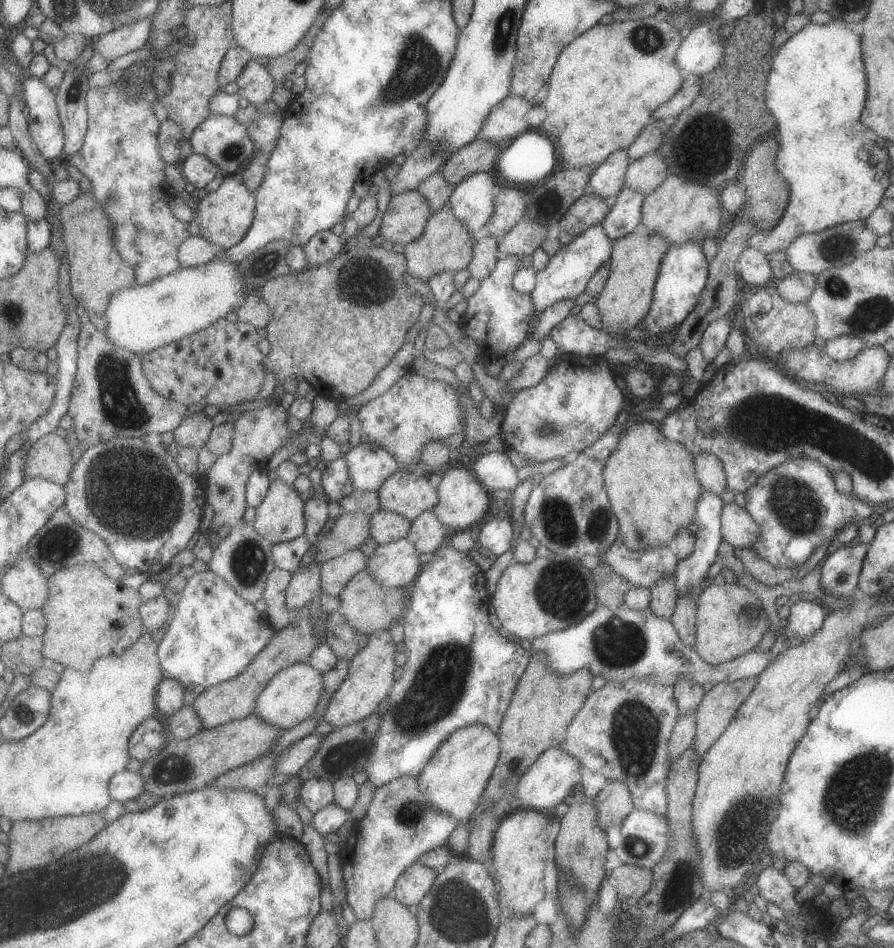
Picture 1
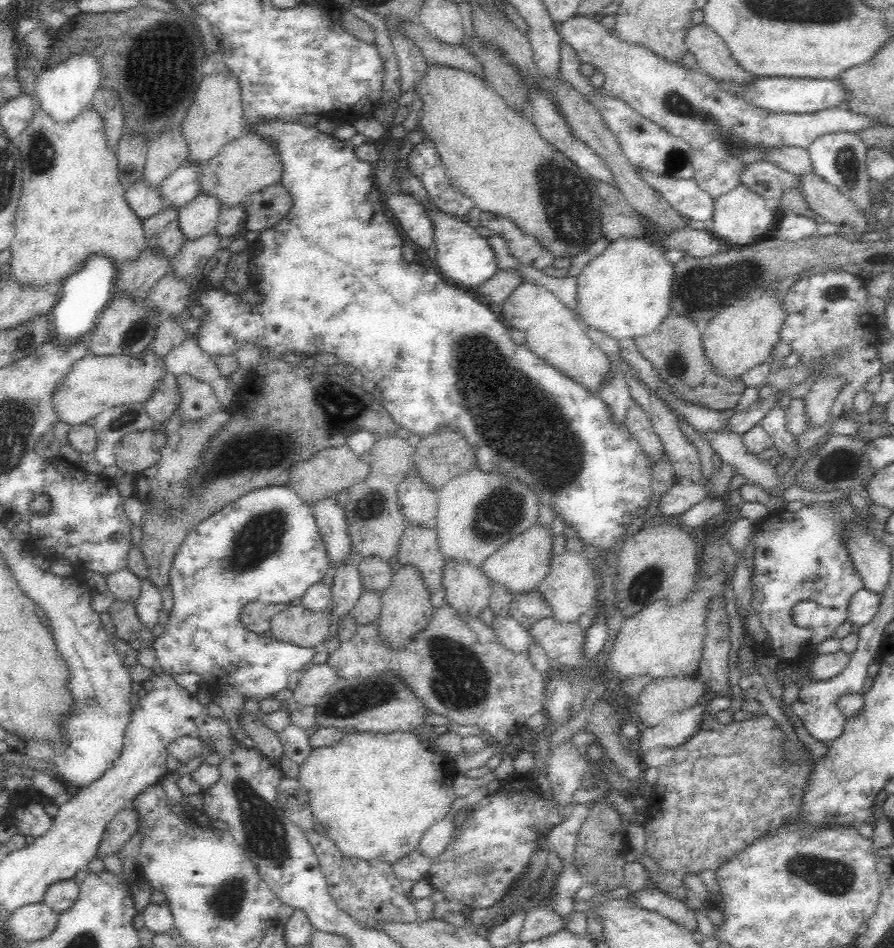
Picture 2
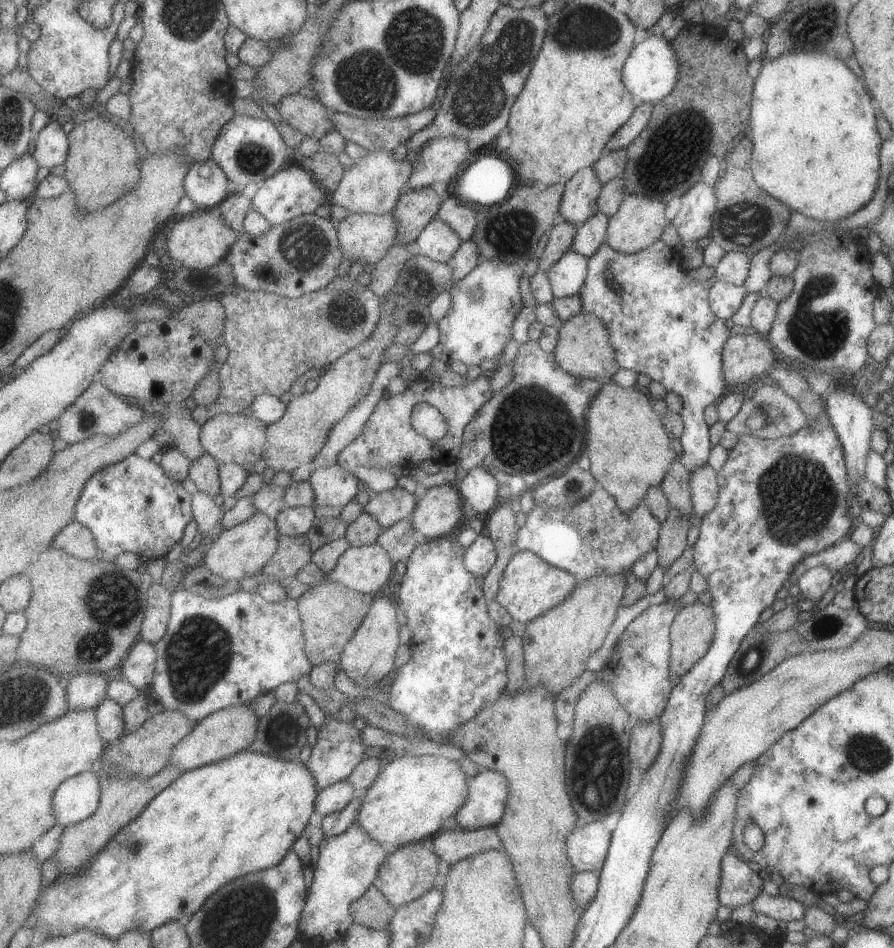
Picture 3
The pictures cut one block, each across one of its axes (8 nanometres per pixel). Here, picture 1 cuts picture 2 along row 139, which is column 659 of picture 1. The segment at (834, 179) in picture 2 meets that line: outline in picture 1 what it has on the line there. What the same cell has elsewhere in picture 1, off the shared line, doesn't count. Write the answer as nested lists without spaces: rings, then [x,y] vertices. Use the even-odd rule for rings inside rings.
[[[634,808],[619,830],[621,844],[613,852],[623,865],[652,869],[667,850],[669,822],[665,816]]]

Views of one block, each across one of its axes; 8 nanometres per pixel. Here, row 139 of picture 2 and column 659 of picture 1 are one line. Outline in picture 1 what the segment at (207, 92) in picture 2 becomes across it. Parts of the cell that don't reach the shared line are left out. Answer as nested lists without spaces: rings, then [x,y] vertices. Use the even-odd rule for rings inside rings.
[[[683,176],[665,177],[665,180],[647,193],[641,205],[641,224],[649,232],[659,234],[669,244],[683,244],[696,242],[701,245],[704,238],[714,240],[714,234],[726,221],[724,211],[720,208],[719,190],[711,188],[709,184],[695,184],[691,180],[683,180]]]

